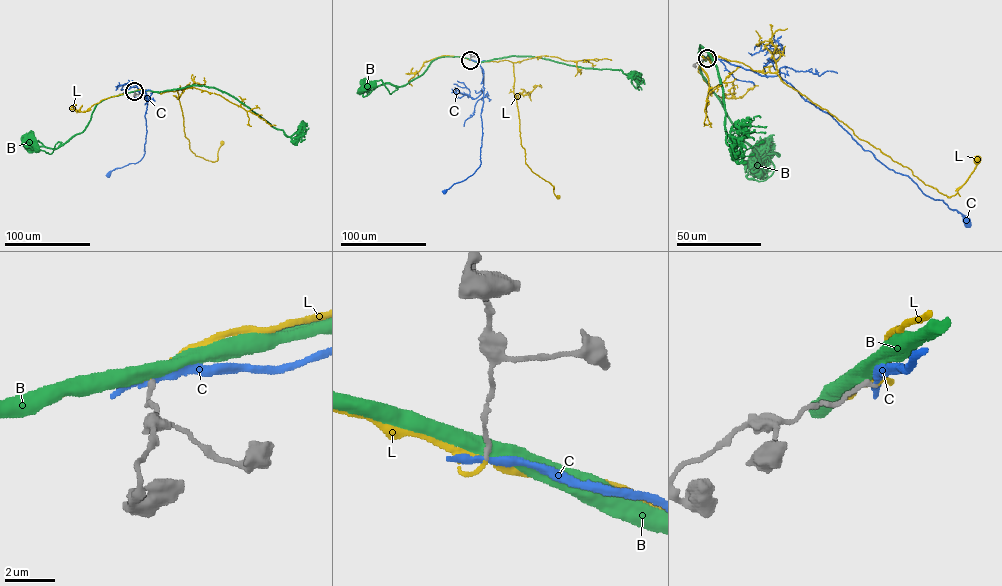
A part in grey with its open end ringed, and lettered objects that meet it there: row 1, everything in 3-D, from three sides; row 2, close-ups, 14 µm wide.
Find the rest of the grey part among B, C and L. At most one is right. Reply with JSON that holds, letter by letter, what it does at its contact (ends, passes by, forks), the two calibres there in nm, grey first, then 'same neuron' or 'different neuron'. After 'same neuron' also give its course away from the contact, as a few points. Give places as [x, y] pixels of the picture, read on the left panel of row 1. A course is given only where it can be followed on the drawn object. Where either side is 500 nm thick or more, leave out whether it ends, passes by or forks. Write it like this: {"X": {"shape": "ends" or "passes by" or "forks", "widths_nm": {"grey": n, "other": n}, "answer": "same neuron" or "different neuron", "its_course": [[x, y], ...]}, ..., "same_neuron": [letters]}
{"B": {"widths_nm": {"grey": 200, "other": 550}, "answer": "different neuron"}, "C": {"shape": "passes by", "widths_nm": {"grey": 190, "other": 280}, "answer": "different neuron"}, "L": {"shape": "passes by", "widths_nm": {"grey": 190, "other": 240}, "answer": "same neuron", "its_course": [[134, 92], [143, 89], [161, 94], [177, 90], [185, 136], [196, 155], [216, 161], [222, 142]]}, "same_neuron": ["L"]}

